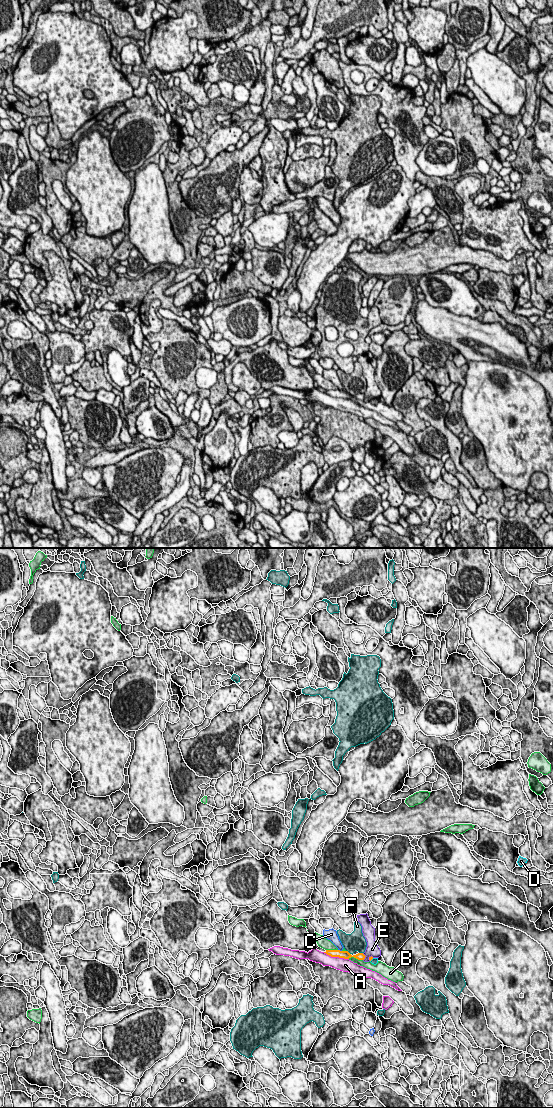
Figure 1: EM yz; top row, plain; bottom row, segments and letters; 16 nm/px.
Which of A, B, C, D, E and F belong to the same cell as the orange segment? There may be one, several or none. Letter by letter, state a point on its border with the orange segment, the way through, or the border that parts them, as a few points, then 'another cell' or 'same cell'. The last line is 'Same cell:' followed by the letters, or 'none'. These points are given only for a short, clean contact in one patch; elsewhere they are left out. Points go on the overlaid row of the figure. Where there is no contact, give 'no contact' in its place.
A: meets orange in yz at (336, 956); another cell
B: meets orange in yz at (355, 957); another cell
C: meets orange in yz at (339, 950); border along yz (338, 949), (341, 951); another cell
D: meets orange in yz at (371, 959); border along yz (373, 958), (370, 961); another cell
E: meets orange in yz at (365, 956); another cell
F: meets orange in yz at (348, 952); another cell
Same cell: none

